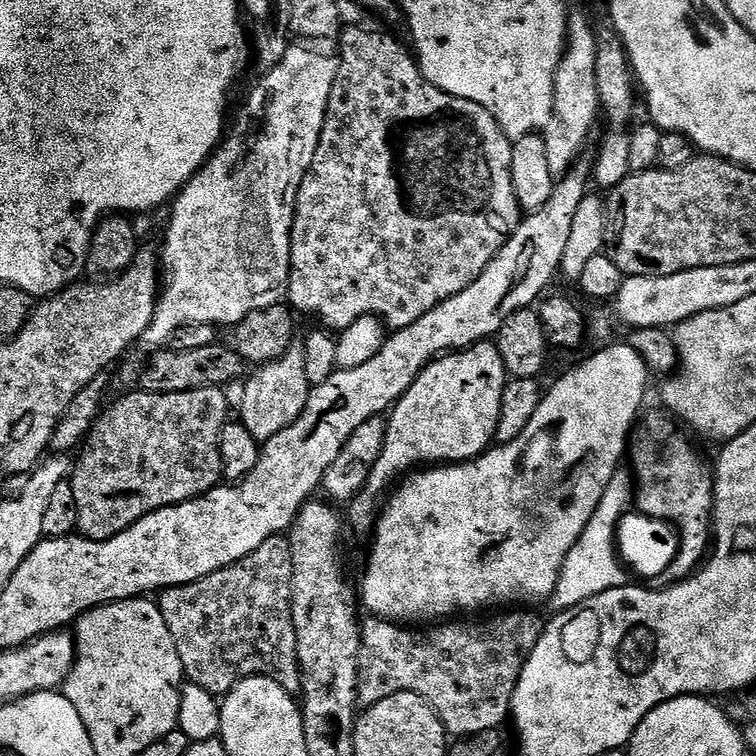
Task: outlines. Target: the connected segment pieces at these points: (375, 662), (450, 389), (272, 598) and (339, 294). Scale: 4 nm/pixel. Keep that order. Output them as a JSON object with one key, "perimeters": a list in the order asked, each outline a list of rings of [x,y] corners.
{"perimeters":[[[[508,610],[505,616],[496,616],[493,620],[480,620],[477,624],[452,624],[456,622],[440,622],[437,623],[435,626],[429,627],[432,628],[429,630],[428,633],[424,632],[416,632],[420,630],[413,630],[411,627],[408,626],[401,626],[399,623],[393,622],[391,620],[382,620],[379,618],[368,618],[368,621],[365,619],[363,621],[362,627],[360,629],[360,643],[362,645],[362,655],[360,657],[360,691],[358,693],[358,700],[361,705],[364,706],[371,706],[377,704],[378,702],[382,702],[382,698],[390,698],[390,694],[398,694],[399,692],[413,692],[414,694],[418,694],[424,700],[428,701],[429,706],[436,711],[436,717],[438,717],[441,722],[444,724],[445,733],[451,734],[453,732],[453,737],[456,738],[463,738],[466,736],[477,736],[478,734],[482,734],[483,732],[495,732],[501,726],[500,723],[503,722],[505,719],[506,721],[509,719],[510,713],[512,711],[512,695],[514,694],[514,690],[516,689],[516,683],[520,681],[520,675],[522,674],[522,670],[524,669],[524,664],[528,661],[529,654],[532,653],[534,650],[534,646],[538,646],[538,638],[541,634],[544,633],[544,629],[546,627],[545,621],[542,619],[539,620],[538,617],[535,616],[535,611],[532,610]]],[[[492,342],[475,344],[473,348],[463,348],[461,352],[447,353],[421,370],[416,376],[416,381],[410,386],[410,390],[406,390],[406,394],[402,399],[397,400],[391,409],[386,420],[388,429],[382,454],[378,454],[378,462],[374,462],[364,489],[347,505],[346,520],[351,531],[353,528],[356,532],[371,533],[375,529],[378,513],[382,508],[382,497],[397,481],[407,477],[413,470],[420,470],[425,466],[463,464],[466,460],[483,456],[496,440],[496,427],[502,410],[502,394],[509,379],[502,356]]],[[[281,534],[266,538],[254,554],[246,554],[246,558],[214,574],[206,574],[206,578],[198,578],[193,584],[165,588],[159,593],[160,613],[166,618],[166,626],[174,638],[185,677],[217,698],[227,696],[235,684],[251,676],[265,676],[281,684],[287,692],[299,693],[300,664],[296,660],[298,650],[292,621],[291,579],[292,548],[288,545],[288,536]]],[[[348,26],[339,33],[340,52],[338,51],[338,74],[330,90],[328,109],[324,125],[320,131],[318,150],[314,162],[298,190],[296,213],[292,223],[292,245],[290,246],[290,270],[288,271],[288,290],[286,300],[297,313],[317,316],[328,328],[343,330],[363,316],[379,318],[389,329],[405,328],[422,314],[434,310],[446,298],[462,294],[466,286],[474,283],[490,266],[502,246],[515,232],[522,219],[522,209],[515,196],[514,182],[511,176],[511,152],[513,141],[500,129],[496,119],[482,106],[466,98],[458,98],[438,90],[425,80],[413,57],[408,56],[392,40],[384,40],[380,32],[367,32],[364,26]]]]}

